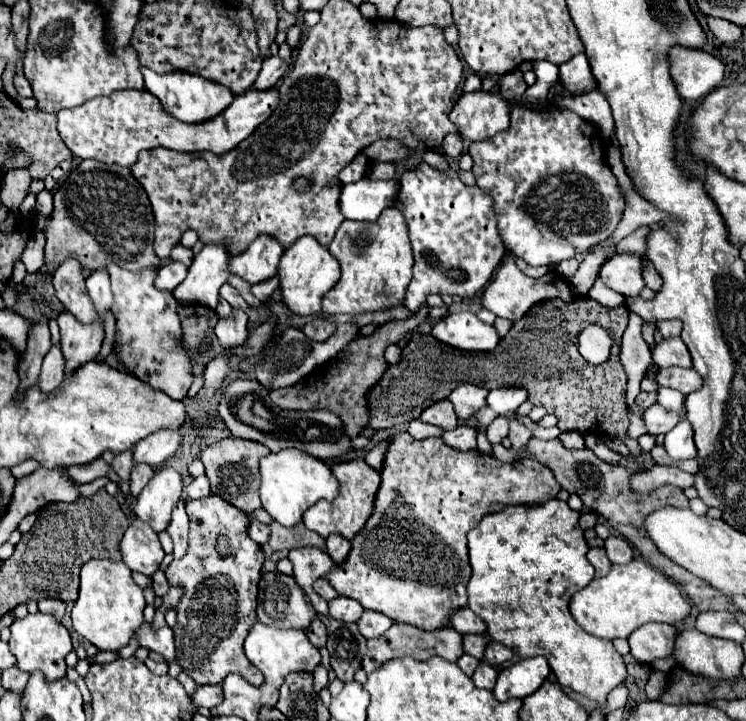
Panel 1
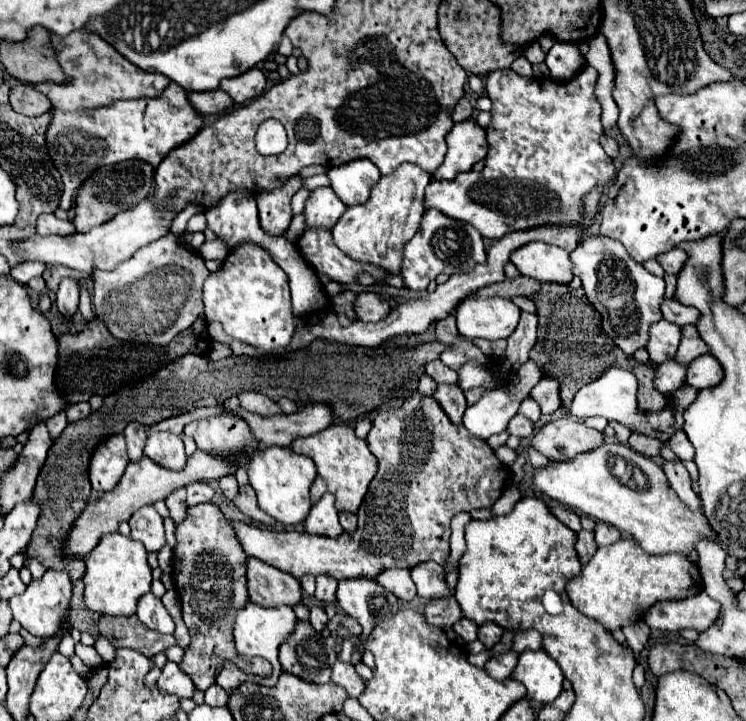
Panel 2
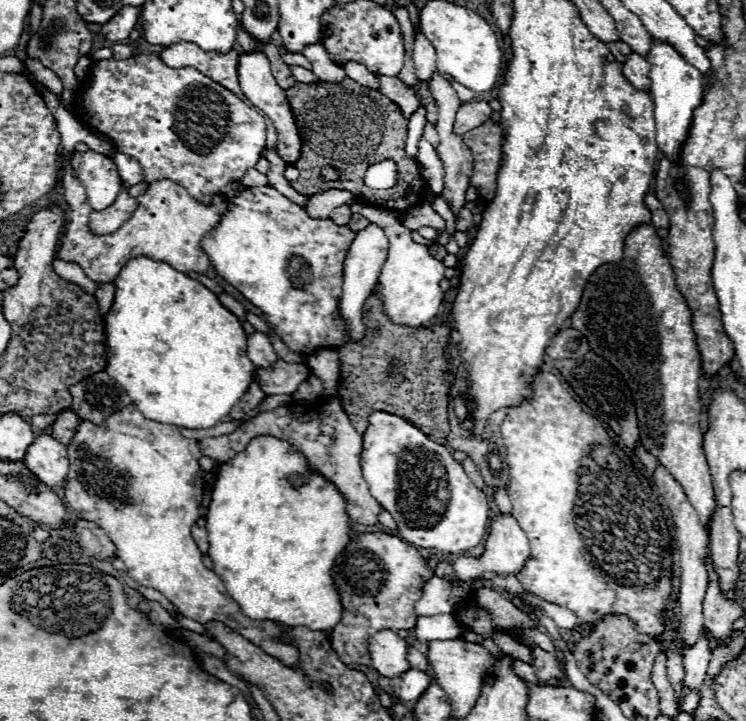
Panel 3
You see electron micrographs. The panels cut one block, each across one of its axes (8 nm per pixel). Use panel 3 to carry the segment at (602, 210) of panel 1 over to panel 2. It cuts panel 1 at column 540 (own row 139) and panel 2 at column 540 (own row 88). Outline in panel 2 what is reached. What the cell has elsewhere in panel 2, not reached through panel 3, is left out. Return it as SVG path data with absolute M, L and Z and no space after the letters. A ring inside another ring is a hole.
M586 66L578 76L574 76L574 80L570 82L554 82L550 78L526 78L516 74L512 68L502 68L502 70L492 70L488 74L486 80L486 94L492 100L492 122L486 128L488 132L489 150L485 158L484 168L481 172L462 172L458 174L454 180L432 180L426 186L426 198L424 198L424 206L426 208L438 208L442 214L454 218L454 220L462 220L472 224L484 238L488 240L498 240L504 238L508 232L514 230L528 230L534 226L562 226L562 224L570 224L570 226L586 226L586 218L582 218L582 206L584 206L584 196L590 194L590 190L594 190L596 186L606 186L614 180L616 176L616 166L614 162L608 158L608 154L604 152L604 148L600 146L598 138L602 136L602 124L600 124L600 104L598 98L594 94L594 86L598 80L598 72L592 66Z

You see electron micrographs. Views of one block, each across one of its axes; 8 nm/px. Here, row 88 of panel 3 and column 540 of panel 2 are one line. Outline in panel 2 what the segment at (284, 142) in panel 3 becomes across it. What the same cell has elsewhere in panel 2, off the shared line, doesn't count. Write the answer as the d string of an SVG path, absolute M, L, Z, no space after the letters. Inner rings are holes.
M530 242L520 246L512 252L510 262L516 266L520 276L534 278L538 282L570 284L574 276L568 252L544 242Z

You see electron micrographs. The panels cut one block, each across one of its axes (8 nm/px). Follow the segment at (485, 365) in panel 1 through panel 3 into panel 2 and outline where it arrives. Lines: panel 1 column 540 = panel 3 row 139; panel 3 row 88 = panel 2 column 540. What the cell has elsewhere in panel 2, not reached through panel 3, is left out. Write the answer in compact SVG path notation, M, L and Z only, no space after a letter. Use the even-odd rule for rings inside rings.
M542 284L538 294L532 296L536 304L536 316L538 316L538 338L534 348L530 350L530 360L538 362L542 366L544 378L556 378L560 380L560 400L562 408L568 408L578 388L582 388L588 382L594 382L600 378L608 368L620 366L624 370L630 370L638 378L638 408L646 412L658 412L662 410L668 400L664 394L660 394L654 386L654 366L652 364L638 364L620 352L612 340L606 338L600 326L600 314L596 308L588 302L582 288L574 290L566 284Z

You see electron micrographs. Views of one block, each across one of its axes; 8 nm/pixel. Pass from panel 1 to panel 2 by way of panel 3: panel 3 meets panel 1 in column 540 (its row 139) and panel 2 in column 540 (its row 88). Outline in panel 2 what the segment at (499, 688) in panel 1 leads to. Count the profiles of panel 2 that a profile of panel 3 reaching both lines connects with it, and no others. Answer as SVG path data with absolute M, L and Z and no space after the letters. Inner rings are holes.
M544 650L522 652L512 678L526 686L528 698L542 704L554 702L562 692L564 682L564 674L558 662L552 660Z

